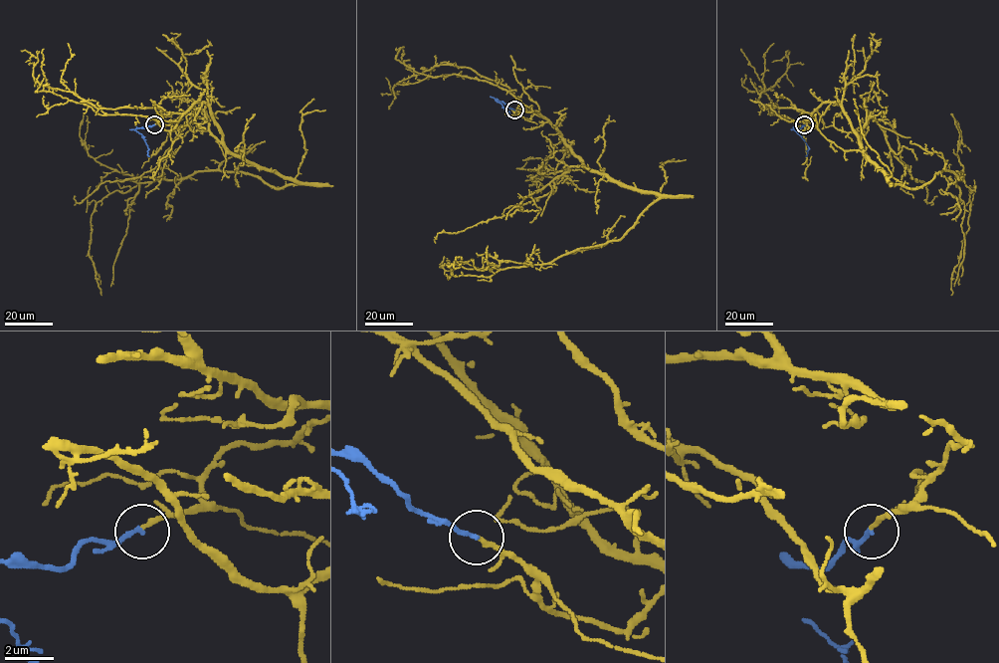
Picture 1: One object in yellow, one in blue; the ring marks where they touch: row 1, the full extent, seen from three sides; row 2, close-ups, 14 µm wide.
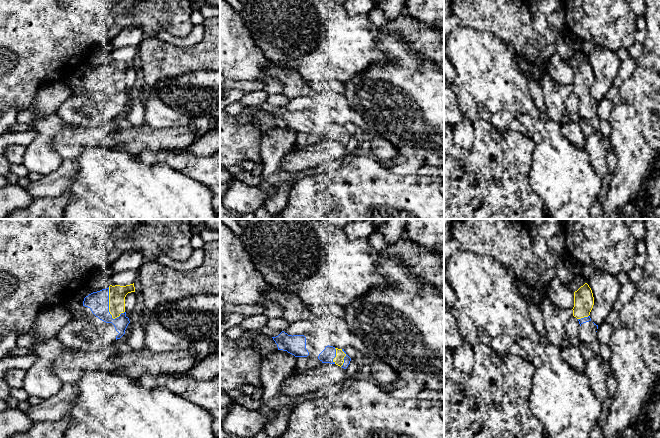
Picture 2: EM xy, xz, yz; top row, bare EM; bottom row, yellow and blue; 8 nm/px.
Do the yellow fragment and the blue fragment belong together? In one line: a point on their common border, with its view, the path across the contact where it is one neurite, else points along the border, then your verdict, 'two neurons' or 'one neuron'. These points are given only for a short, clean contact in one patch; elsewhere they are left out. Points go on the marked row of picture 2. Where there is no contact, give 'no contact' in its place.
meets yellow in xy at (109, 303); one neuron

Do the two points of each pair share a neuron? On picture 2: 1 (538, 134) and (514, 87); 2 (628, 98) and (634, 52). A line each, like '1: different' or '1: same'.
1: different
2: different

